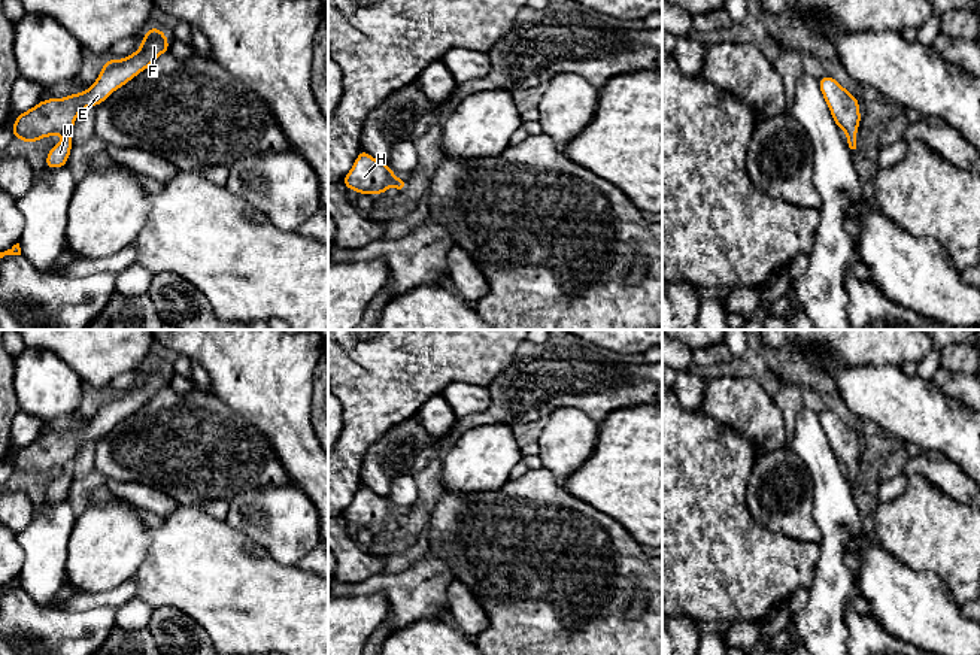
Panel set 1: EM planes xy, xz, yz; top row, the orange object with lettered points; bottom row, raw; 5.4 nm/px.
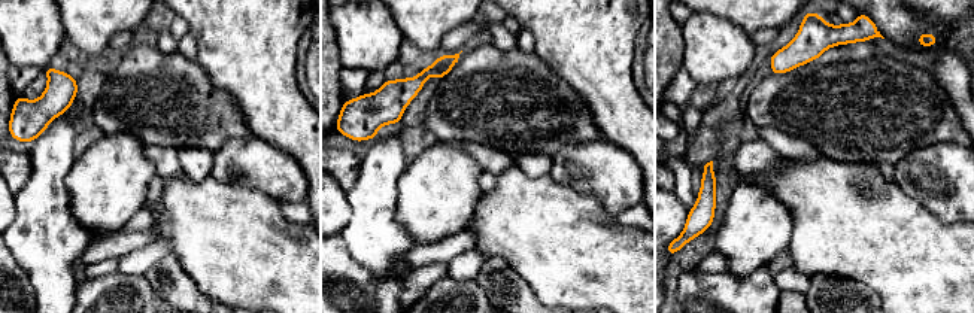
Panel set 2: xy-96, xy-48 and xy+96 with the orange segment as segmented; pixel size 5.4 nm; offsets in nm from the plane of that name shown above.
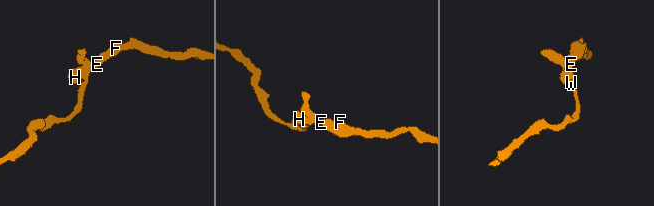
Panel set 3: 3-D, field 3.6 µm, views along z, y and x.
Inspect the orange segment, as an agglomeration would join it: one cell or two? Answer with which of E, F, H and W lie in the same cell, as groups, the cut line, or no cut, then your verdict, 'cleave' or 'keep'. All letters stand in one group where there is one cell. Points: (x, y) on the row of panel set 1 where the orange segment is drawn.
E F H W; no cut; keep

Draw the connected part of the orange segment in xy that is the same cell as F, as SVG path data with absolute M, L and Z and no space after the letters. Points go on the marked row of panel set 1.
M151 27L134 54L122 60L106 60L97 81L85 93L48 98L27 112L18 113L16 122L10 128L13 137L33 143L61 133L63 139L49 149L45 166L49 169L66 166L73 148L72 133L78 115L89 106L103 103L113 91L146 70L161 54L169 52L169 46L166 33Z

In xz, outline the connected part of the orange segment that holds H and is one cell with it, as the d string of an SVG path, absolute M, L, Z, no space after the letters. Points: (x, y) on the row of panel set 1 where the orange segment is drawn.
M361 149L352 169L343 178L343 184L358 194L385 194L391 185L401 192L407 187L407 179L397 179L388 163Z

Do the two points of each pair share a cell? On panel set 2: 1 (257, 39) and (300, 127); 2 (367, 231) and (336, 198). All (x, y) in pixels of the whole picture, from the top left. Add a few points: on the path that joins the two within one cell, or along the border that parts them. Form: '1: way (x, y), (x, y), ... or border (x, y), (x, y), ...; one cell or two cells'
1: way (257, 61), (267, 94), (278, 105); one cell
2: border (348, 193), (349, 221), (339, 234); two cells

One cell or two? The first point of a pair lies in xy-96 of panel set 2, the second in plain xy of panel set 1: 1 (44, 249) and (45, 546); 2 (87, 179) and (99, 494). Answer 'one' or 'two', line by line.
1: one
2: two

